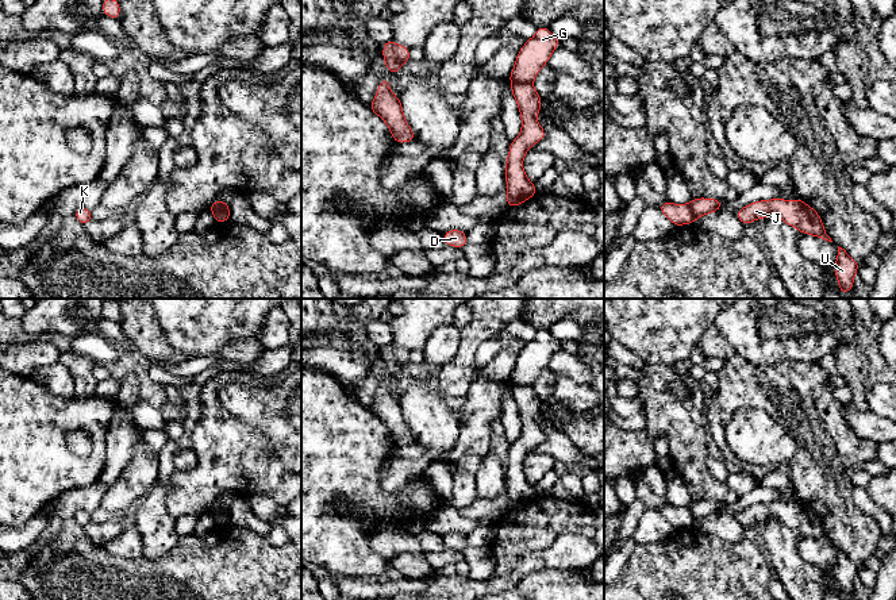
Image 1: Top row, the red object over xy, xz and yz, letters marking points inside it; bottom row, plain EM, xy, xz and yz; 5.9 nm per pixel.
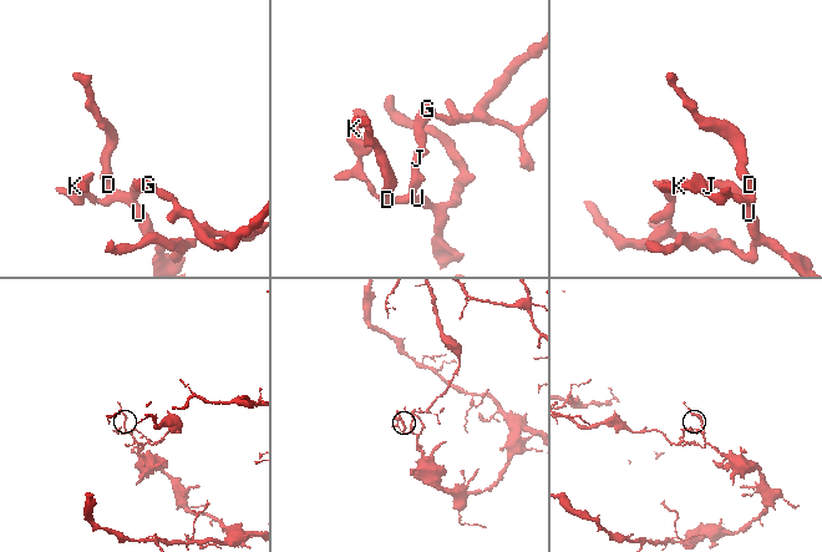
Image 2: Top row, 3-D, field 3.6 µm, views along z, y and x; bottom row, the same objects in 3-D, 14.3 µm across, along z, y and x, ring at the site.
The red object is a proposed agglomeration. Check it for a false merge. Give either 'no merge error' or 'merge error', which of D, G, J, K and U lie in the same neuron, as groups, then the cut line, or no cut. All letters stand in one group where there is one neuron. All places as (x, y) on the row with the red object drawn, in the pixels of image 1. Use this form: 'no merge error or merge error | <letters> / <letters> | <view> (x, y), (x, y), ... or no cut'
merge error | D J K U / G | xz (530, 81), (512, 83)

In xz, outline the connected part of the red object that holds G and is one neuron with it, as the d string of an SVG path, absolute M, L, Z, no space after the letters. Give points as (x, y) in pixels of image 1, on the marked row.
M538 27L535 35L526 41L516 55L514 70L508 80L512 82L532 82L545 64L549 64L550 55L559 45L547 27Z

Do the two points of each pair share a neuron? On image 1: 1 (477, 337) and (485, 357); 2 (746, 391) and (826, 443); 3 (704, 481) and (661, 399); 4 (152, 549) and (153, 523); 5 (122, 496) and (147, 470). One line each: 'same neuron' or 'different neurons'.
1: different neurons
2: same neuron
3: same neuron
4: same neuron
5: same neuron

